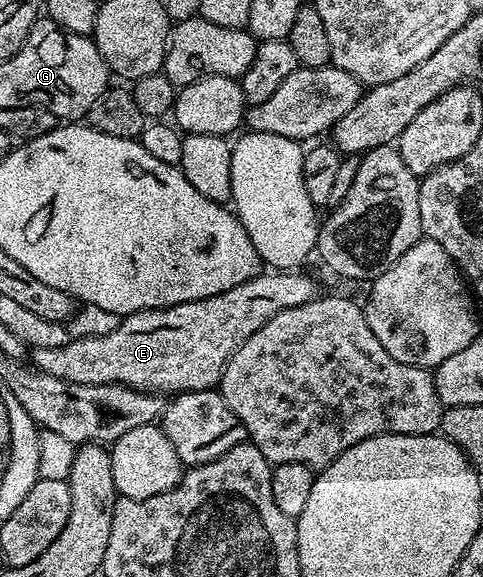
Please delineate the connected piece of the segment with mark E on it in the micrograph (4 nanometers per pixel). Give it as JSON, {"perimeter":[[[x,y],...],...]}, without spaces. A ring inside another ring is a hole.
{"perimeter":[[[266,270],[253,276],[248,282],[232,286],[232,290],[224,290],[224,294],[216,294],[212,298],[184,302],[171,308],[146,308],[142,312],[133,312],[131,316],[119,319],[112,334],[70,340],[64,346],[55,348],[33,349],[33,367],[52,374],[52,378],[77,384],[123,384],[125,388],[155,394],[209,392],[221,385],[226,363],[232,358],[232,354],[240,346],[244,346],[244,342],[248,342],[248,338],[252,338],[252,334],[256,334],[256,330],[260,330],[260,326],[264,326],[268,318],[280,314],[280,310],[304,306],[304,302],[319,295],[320,289],[314,285],[313,278],[301,274],[298,270]]]}

